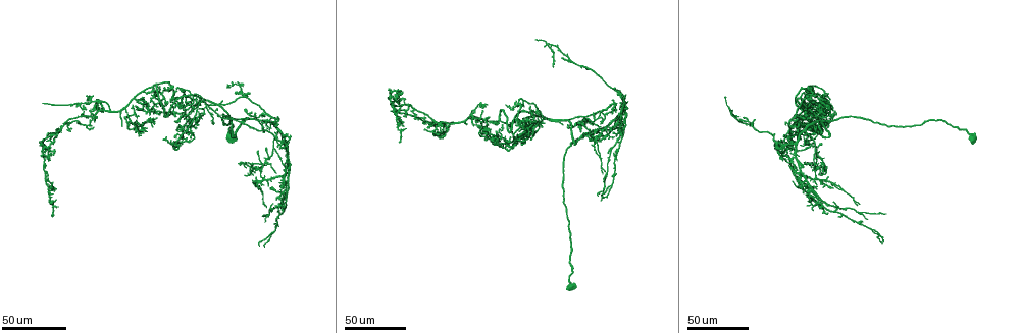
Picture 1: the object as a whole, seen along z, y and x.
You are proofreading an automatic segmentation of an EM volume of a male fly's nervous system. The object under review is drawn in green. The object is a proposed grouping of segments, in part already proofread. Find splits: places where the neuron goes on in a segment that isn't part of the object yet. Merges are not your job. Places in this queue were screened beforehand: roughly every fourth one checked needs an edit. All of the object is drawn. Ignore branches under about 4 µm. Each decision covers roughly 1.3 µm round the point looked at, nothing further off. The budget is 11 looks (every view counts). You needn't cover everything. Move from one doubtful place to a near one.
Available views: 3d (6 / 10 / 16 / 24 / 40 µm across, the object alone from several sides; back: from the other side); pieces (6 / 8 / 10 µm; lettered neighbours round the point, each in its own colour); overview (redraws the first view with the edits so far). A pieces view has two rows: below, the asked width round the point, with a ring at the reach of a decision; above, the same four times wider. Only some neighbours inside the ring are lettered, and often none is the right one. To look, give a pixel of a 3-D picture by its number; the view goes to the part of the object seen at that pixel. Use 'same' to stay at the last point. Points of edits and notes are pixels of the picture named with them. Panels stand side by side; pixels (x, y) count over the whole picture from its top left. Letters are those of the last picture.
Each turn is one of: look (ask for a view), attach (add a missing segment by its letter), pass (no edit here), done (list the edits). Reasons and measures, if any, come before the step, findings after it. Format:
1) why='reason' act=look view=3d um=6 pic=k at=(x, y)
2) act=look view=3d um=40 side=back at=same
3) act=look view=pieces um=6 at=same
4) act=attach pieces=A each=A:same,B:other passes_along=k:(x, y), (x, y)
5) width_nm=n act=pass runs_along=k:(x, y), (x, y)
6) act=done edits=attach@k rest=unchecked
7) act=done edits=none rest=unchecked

why='branch stops here' act=look view=3d um=40 pic=1 at=(402, 122)

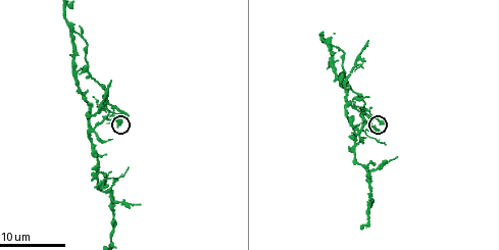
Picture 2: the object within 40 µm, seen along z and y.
why='what lies round it' act=look view=pieces um=6 pic=2 at=(385, 122)

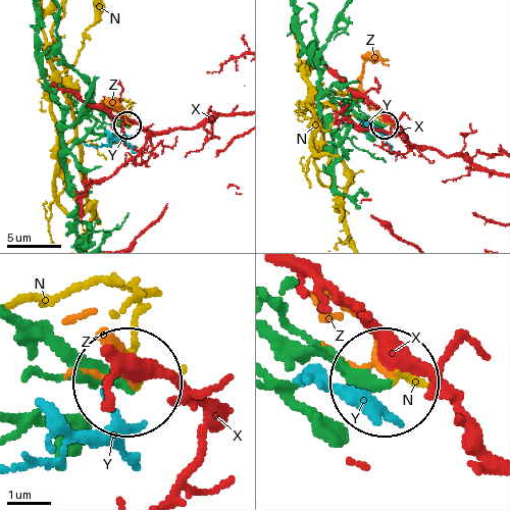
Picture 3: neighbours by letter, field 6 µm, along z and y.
act=pass each=N:other,X:other,Y:other,Z:other runs_along=3:(16, 315), (122, 381) found='none of them fits'

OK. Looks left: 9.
why='long arm stops here' act=look view=3d um=24 pic=2 at=(360, 229)

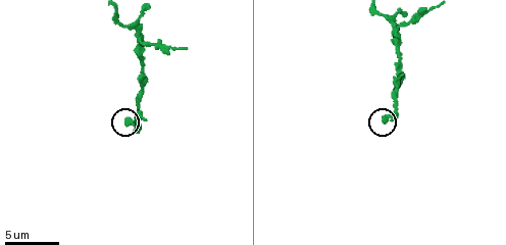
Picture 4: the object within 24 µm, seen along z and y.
why='see the neighbours' act=look view=pieces um=8 pic=4 at=(126, 120)

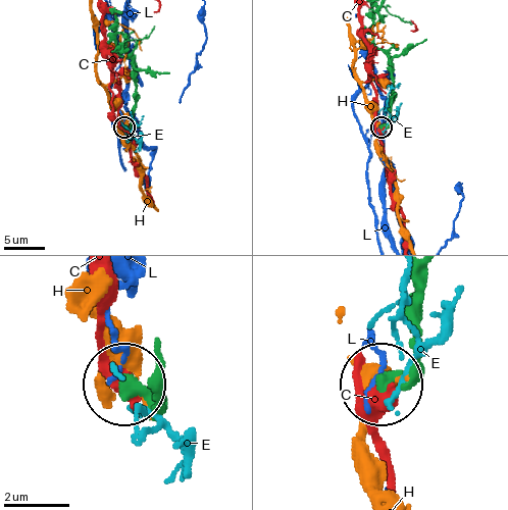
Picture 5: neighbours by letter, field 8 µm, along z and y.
act=pass each=C:other,E:other,H:other,L:other found='none of them fits'

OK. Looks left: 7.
why='an open end' act=look view=3d um=24 pic=2 at=(110, 138)

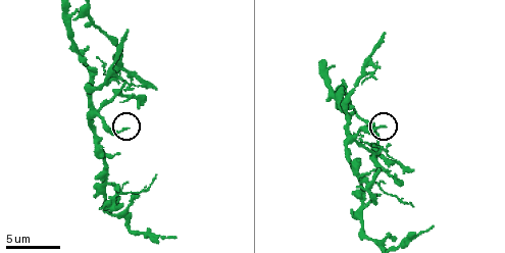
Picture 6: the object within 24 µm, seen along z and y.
act=look view=pieces um=6 pic=6 at=(385, 126)

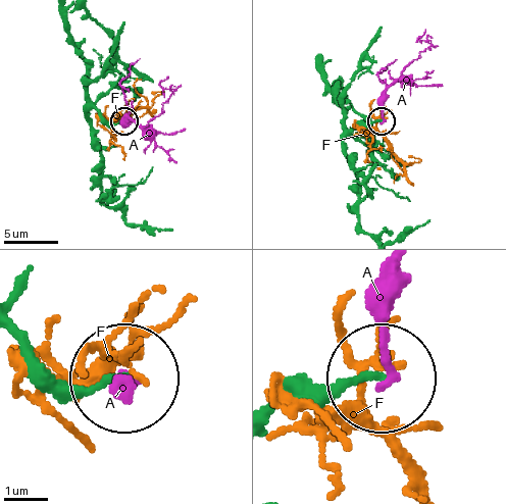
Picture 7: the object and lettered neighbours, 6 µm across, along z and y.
act=pass each=A:other,F:other runs_along=7:(317, 56), (344, 123), (351, 130), (380, 121) found='no lettered segment goes on from it'

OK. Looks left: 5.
why='stops while still wide' act=look view=3d um=40 pic=1 at=(486, 127)

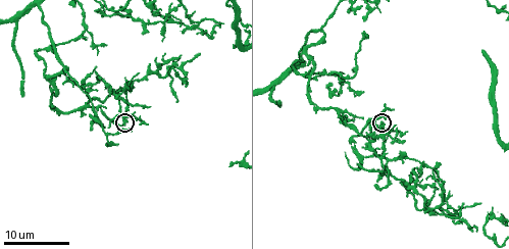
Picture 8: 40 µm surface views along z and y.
act=look view=pieces um=6 pic=8 at=(382, 122)

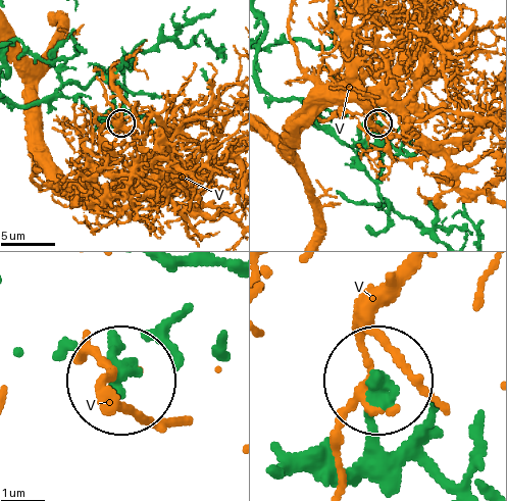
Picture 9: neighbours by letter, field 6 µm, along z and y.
width_nm=310 act=pass each=V:other runs_along=9:(359, 456), (370, 383) found='none of them fits'

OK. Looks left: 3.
act=look view=3d um=40 pic=1 at=(515, 125)

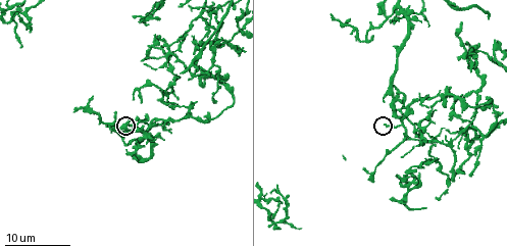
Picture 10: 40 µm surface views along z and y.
why='see the neighbours' act=look view=pieces um=10 pic=10 at=(386, 124)

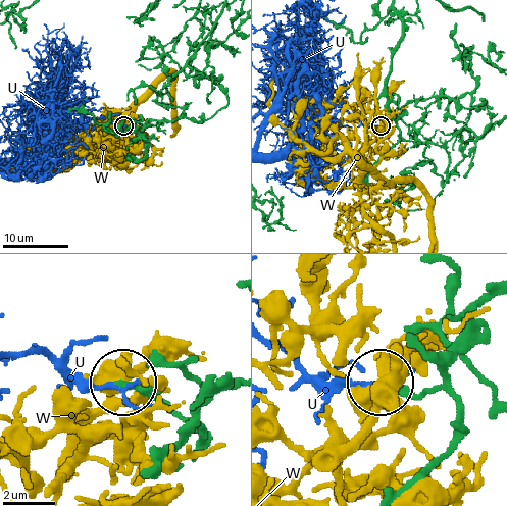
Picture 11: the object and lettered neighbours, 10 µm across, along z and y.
width_nm=210 act=pass each=U:other,W:other found='no lettered segment goes on from it'

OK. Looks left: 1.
act=done edits=none rest=unchecked

